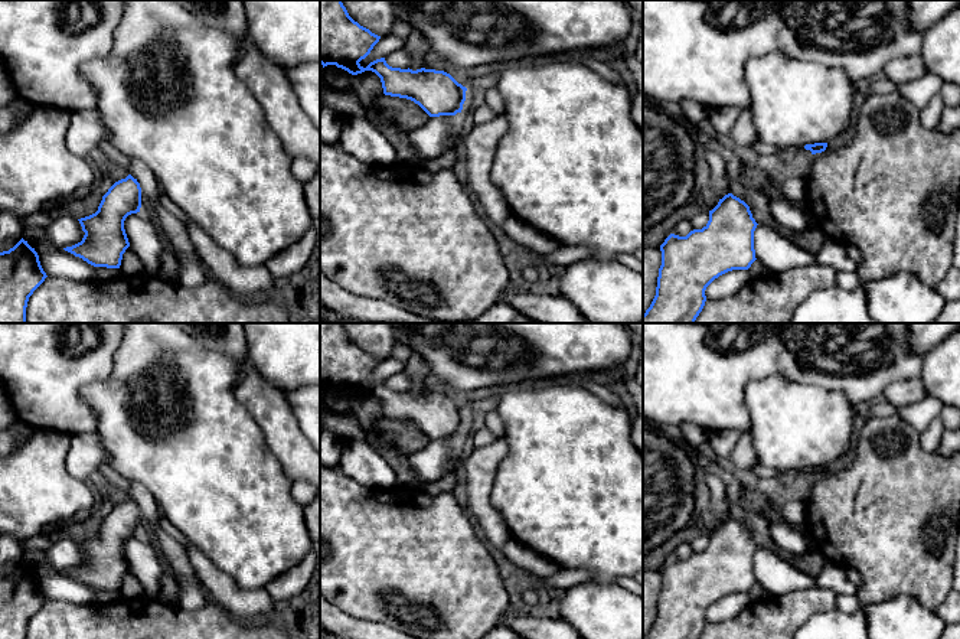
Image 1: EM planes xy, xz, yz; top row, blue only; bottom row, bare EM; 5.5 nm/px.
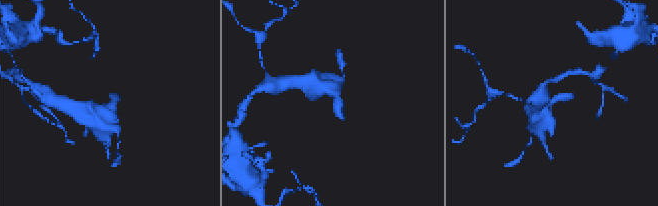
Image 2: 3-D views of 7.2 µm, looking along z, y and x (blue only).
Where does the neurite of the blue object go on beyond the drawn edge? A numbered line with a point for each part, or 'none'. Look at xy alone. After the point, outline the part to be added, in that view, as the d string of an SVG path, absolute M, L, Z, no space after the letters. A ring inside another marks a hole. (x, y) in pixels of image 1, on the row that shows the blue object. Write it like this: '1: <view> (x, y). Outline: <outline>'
none

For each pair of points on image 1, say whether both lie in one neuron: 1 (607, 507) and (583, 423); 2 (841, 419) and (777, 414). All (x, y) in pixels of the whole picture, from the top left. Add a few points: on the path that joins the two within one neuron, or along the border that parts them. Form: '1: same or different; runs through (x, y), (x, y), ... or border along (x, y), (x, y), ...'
1: same; runs through (591, 486), (583, 478), (583, 443)
2: same; runs through (825, 419), (793, 419)

